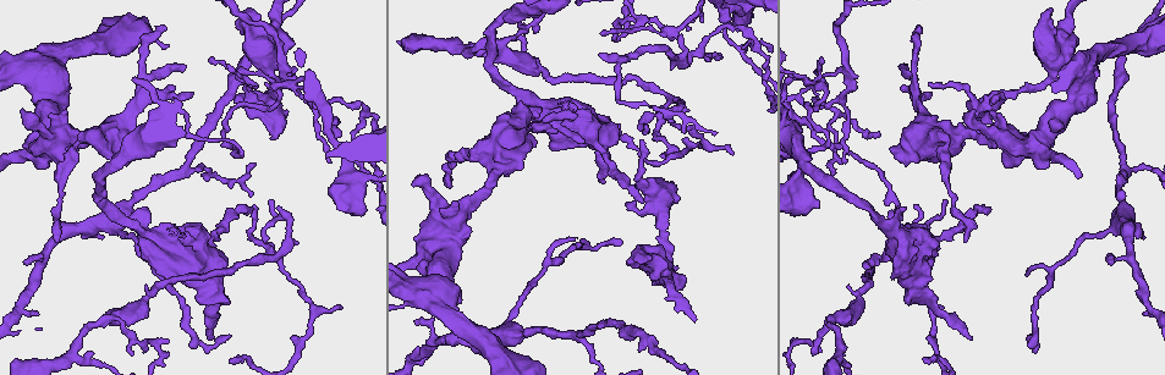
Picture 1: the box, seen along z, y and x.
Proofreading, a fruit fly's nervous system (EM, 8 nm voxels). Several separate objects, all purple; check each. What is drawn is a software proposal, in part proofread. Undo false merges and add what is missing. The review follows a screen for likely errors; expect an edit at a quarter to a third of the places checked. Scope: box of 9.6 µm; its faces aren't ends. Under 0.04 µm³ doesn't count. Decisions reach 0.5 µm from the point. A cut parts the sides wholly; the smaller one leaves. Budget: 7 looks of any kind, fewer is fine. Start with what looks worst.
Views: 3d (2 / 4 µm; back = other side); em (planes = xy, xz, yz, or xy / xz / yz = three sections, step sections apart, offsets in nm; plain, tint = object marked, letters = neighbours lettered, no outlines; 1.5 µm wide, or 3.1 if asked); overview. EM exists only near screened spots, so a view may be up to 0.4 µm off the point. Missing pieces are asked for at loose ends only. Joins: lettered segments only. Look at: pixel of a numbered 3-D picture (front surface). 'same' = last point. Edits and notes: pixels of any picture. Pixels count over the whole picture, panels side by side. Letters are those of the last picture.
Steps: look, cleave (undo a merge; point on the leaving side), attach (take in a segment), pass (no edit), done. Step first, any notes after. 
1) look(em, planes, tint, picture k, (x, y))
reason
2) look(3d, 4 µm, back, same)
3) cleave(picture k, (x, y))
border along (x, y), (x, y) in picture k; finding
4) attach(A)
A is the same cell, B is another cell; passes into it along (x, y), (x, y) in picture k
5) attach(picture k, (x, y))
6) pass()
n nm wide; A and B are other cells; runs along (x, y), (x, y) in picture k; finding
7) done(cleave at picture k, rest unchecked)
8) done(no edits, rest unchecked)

look(3d, 4 µm, picture 1, (271, 136))
free end

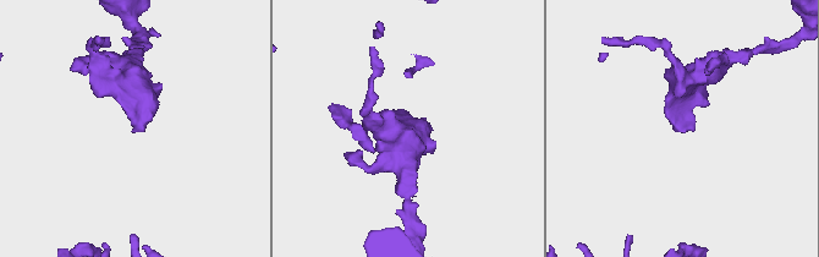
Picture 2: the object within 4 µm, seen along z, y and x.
look(em, yz, step 4, plain, picture 2, (687, 131))
now the EM

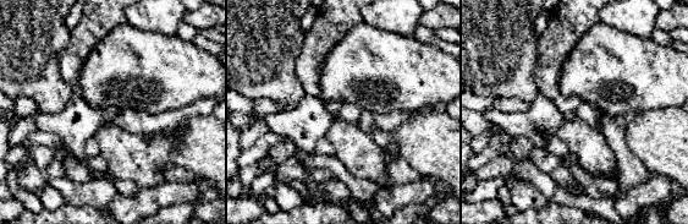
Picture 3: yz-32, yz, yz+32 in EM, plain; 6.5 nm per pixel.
look(em, yz, step 4, letters, same)
see the neighbours

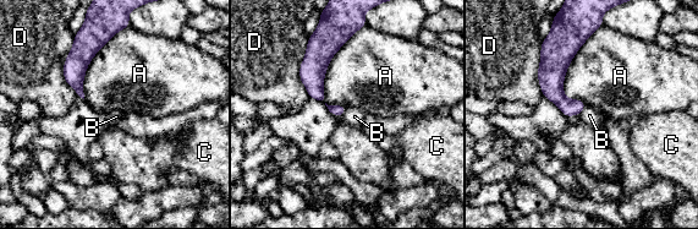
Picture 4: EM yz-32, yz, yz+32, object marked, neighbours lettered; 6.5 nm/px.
pass()
A, B, C and D are other cells; no lettered segment goes on from it

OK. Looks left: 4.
look(3d, 4 µm, picture 1, (836, 145))
arms part here

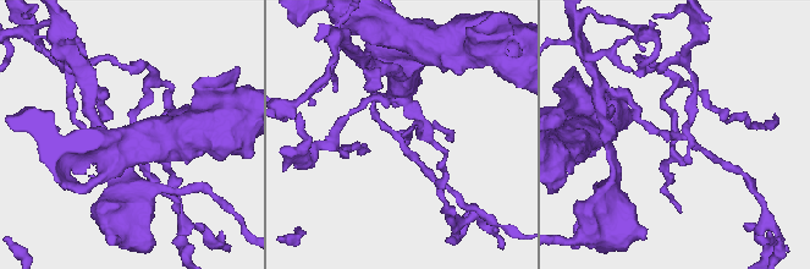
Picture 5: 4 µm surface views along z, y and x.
look(em, planes, tint, picture 5, (400, 133))

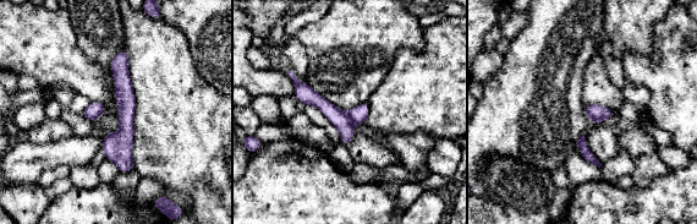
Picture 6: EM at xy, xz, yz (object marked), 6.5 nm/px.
look(em, planes, letters, same)
see the neighbours

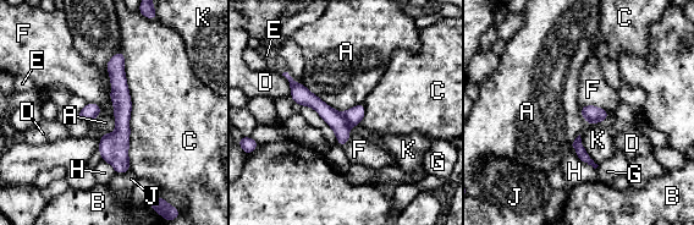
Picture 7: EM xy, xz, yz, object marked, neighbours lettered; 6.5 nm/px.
cleave(picture 7, (354, 115))
A, B, C, D, E, F, G, H, J and K are other cells; the part that leaves runs along (119, 55), (122, 170) in picture 7; a second cell is stuck on

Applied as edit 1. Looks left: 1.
done(cleave at picture 7, rest unchecked)

